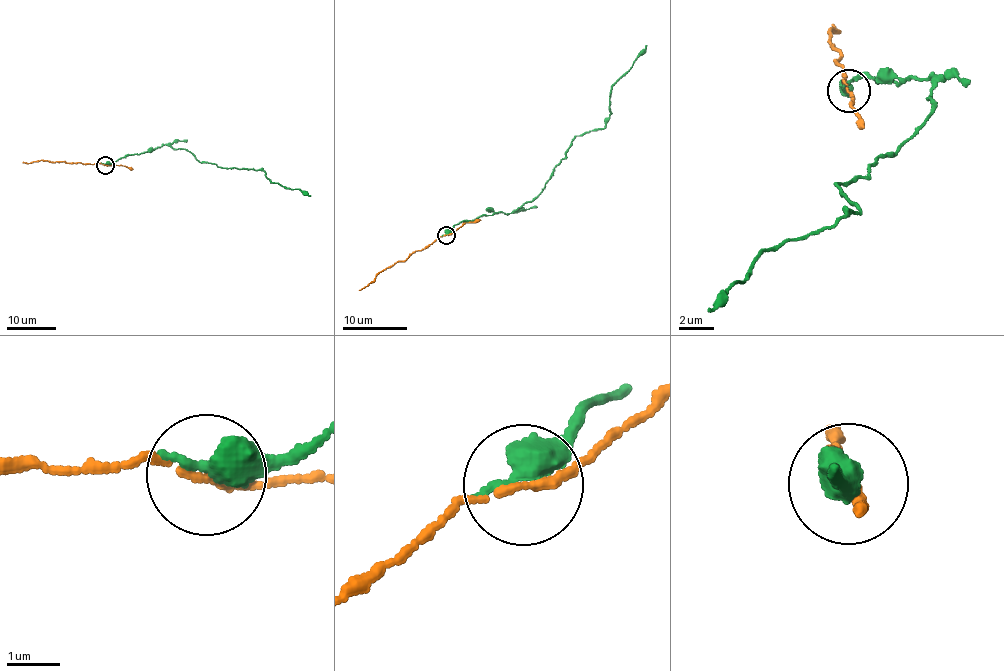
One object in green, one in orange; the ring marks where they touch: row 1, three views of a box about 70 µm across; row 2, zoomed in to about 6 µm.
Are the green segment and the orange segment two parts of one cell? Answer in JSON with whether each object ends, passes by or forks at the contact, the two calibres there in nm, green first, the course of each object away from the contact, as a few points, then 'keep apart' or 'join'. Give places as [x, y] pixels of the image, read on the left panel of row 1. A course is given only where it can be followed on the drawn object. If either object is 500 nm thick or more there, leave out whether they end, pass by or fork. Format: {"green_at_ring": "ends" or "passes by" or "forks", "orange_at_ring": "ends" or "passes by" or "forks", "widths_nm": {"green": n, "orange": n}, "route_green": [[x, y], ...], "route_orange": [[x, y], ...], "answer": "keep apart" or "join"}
{"widths_nm": {"green": 600, "orange": 150}, "route_green": [[105, 164], [168, 145], [192, 154], [200, 162], [221, 168], [266, 172], [273, 182], [310, 195]], "route_orange": [[105, 164], [23, 161]], "answer": "keep apart"}

